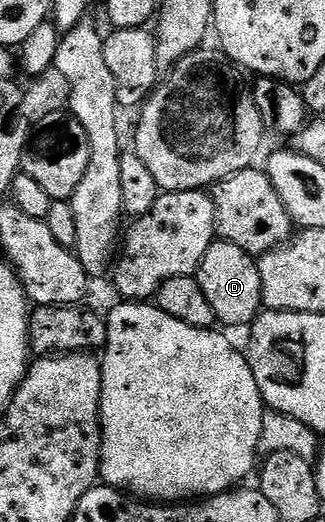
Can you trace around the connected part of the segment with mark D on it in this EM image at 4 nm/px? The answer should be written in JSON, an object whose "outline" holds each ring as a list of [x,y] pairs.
{"outline":[[[216,240],[209,252],[205,252],[205,260],[201,260],[197,277],[201,292],[205,292],[205,300],[209,300],[220,323],[247,328],[264,309],[259,263],[249,252],[237,248],[237,244]]]}

